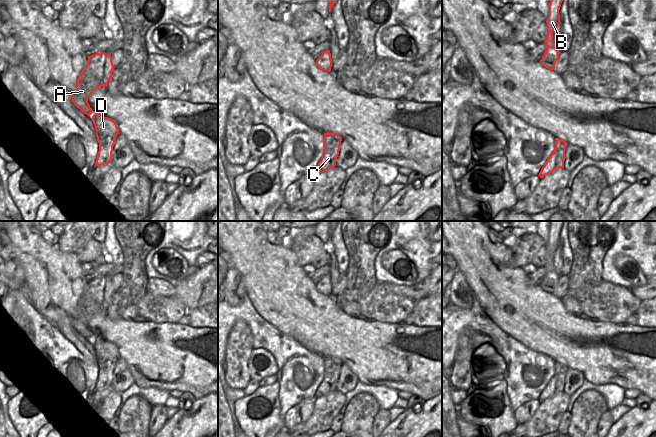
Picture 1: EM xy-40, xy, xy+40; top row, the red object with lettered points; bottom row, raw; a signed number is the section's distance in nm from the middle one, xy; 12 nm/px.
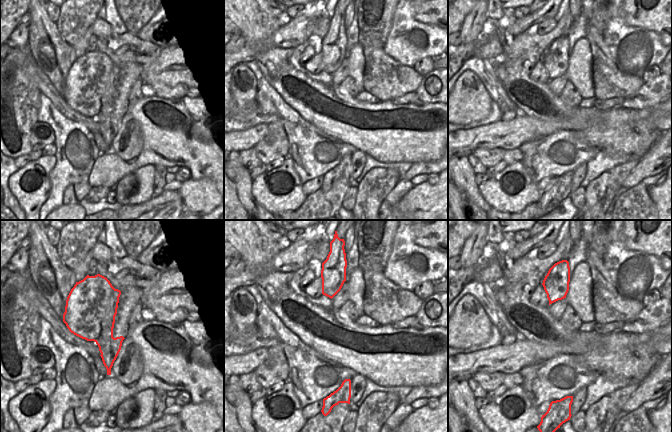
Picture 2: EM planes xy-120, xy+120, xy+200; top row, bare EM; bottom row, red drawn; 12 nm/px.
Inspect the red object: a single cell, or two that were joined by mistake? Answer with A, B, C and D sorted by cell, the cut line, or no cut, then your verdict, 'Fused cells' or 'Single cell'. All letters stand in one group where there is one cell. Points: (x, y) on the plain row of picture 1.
Groups: A C D / B. Split along xy+40 (545, 276), (550, 282), (547, 286), (549, 292). Fused cells

